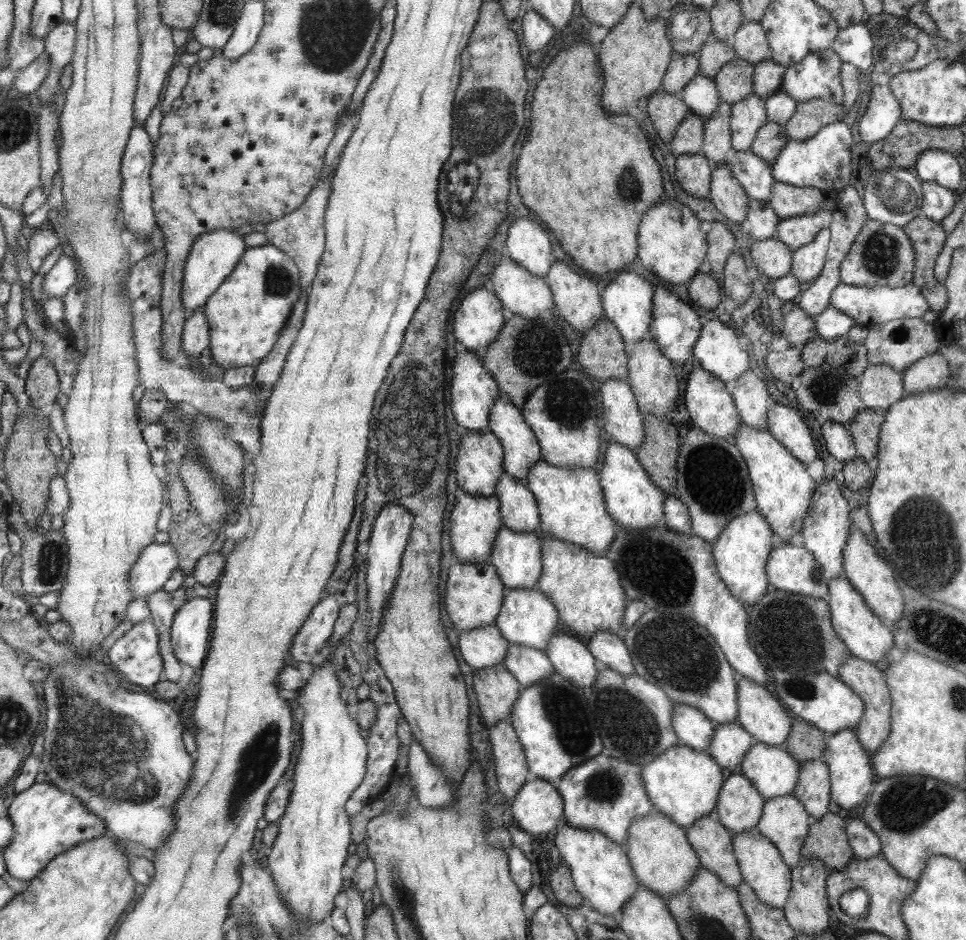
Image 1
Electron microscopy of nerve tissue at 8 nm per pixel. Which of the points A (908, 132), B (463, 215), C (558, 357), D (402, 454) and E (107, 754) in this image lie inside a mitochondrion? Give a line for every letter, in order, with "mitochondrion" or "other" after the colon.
A: other
B: other
C: other
D: mitochondrion
E: mitochondrion

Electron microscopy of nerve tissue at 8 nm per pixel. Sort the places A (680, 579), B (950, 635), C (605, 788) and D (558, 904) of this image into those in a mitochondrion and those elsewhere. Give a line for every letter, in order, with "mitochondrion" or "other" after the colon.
A: mitochondrion
B: other
C: mitochondrion
D: other

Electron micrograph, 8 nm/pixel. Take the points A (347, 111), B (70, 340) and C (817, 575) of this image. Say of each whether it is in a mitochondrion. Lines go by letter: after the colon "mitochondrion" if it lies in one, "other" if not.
A: other
B: other
C: other

